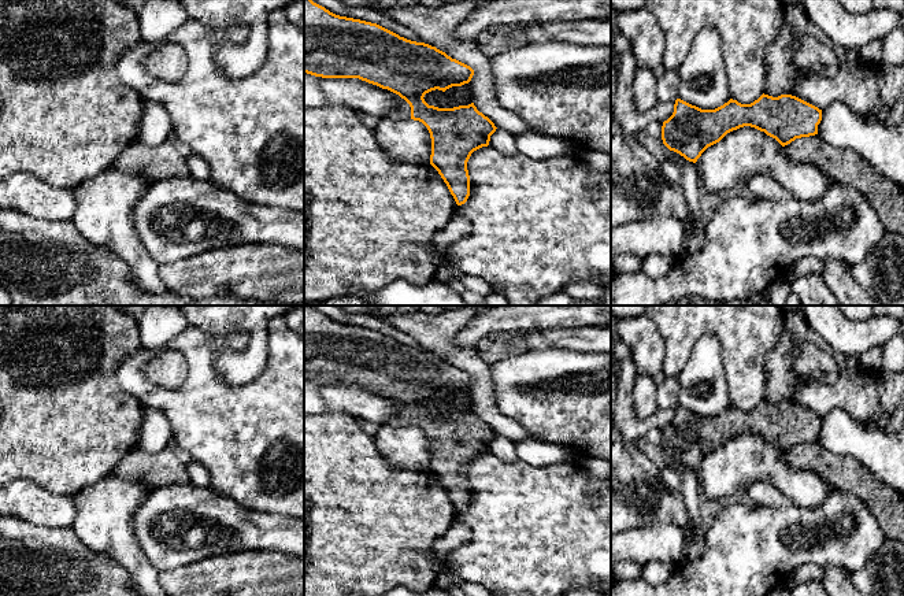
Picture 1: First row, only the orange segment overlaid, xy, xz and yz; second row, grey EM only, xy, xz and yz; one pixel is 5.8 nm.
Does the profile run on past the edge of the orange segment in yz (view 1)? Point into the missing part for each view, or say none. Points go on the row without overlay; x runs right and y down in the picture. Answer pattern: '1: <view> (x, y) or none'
1: none

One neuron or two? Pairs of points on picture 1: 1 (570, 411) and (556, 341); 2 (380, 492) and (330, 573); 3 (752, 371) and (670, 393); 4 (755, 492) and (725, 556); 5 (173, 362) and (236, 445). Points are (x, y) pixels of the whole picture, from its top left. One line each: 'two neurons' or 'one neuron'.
1: two neurons
2: one neuron
3: two neurons
4: two neurons
5: two neurons

